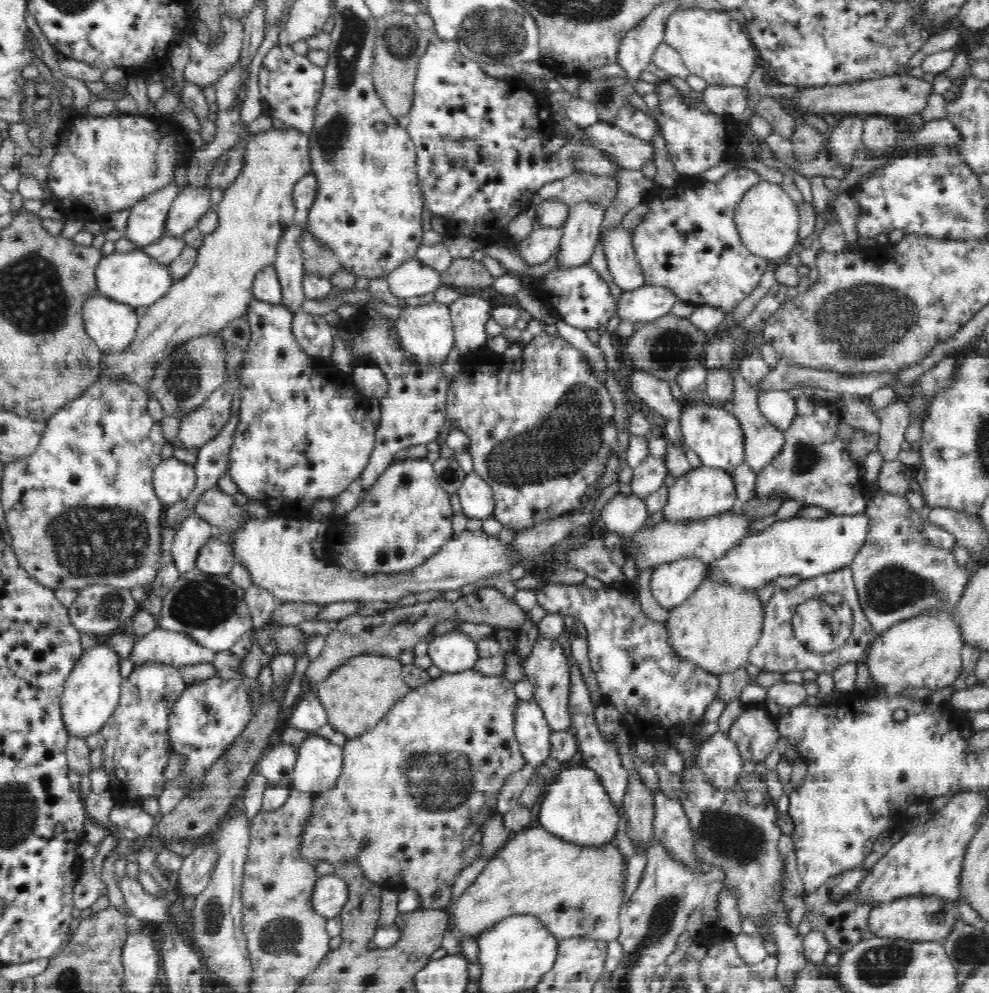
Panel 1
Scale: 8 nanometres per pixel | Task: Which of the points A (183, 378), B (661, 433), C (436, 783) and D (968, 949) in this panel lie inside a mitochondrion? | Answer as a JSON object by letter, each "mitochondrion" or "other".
{"A":"mitochondrion","B":"other","C":"mitochondrion","D":"mitochondrion"}

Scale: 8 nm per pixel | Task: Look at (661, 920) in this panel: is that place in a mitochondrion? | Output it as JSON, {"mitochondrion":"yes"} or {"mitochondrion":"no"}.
{"mitochondrion":"yes"}

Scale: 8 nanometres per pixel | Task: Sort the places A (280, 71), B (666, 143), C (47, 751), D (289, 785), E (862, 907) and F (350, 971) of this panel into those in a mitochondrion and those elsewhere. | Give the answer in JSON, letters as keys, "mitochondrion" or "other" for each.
{"A":"other","B":"other","C":"other","D":"other","E":"other","F":"other"}

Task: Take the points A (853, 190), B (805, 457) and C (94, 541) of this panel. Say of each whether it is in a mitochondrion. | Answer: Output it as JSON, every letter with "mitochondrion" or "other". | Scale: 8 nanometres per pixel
{"A":"other","B":"mitochondrion","C":"mitochondrion"}

